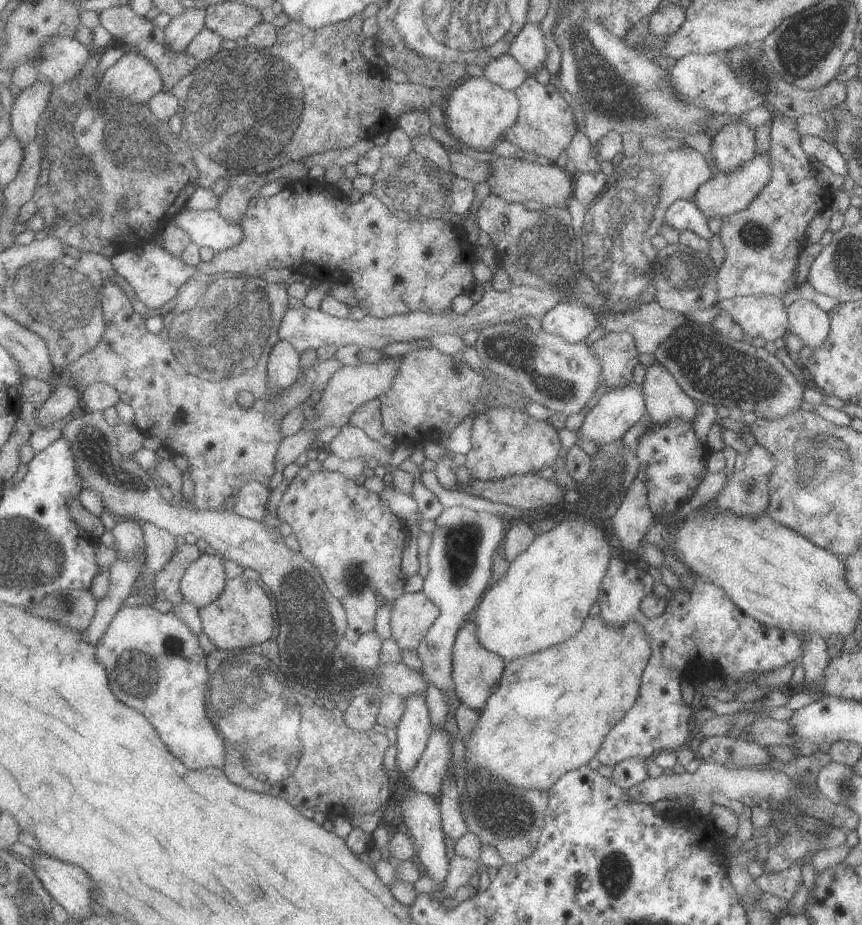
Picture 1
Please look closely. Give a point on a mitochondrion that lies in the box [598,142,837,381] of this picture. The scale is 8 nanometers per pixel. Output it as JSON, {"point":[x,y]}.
{"point":[757,235]}

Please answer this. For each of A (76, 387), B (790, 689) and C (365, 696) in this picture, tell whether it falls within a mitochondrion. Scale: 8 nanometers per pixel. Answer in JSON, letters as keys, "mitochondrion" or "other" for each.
{"A":"other","B":"other","C":"other"}

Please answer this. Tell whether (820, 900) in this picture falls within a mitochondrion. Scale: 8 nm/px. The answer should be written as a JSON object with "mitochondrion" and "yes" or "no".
{"mitochondrion":"no"}

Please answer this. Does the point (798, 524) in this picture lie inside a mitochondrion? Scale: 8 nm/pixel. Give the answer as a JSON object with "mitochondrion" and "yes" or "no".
{"mitochondrion":"no"}

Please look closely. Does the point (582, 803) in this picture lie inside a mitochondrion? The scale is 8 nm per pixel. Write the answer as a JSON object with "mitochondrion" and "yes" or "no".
{"mitochondrion":"no"}

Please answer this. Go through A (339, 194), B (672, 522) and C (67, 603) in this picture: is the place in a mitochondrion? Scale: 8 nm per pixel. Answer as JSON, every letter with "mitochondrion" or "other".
{"A":"other","B":"other","C":"mitochondrion"}

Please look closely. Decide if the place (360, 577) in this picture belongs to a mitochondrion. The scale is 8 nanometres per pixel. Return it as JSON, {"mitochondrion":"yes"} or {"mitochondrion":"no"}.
{"mitochondrion":"yes"}

